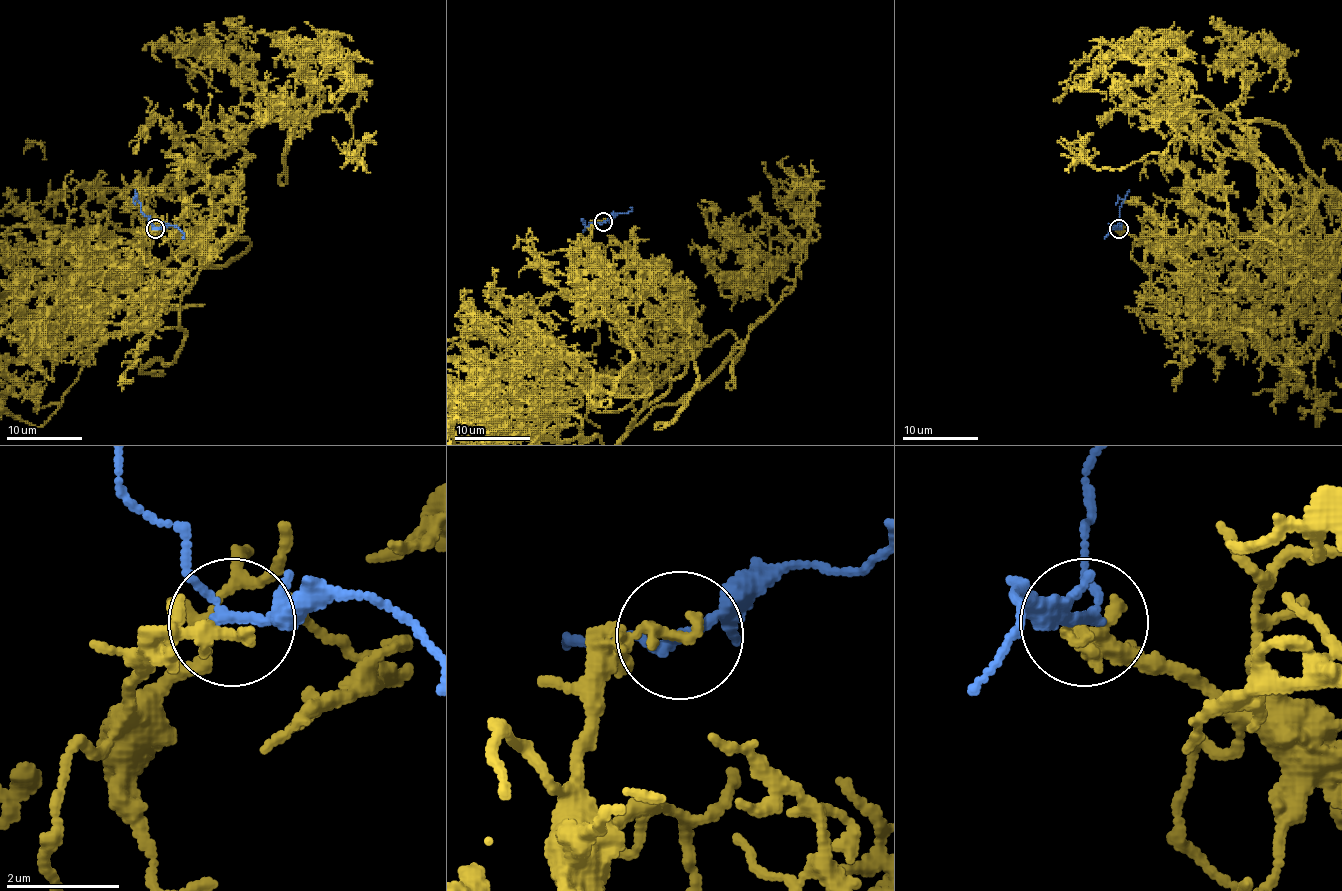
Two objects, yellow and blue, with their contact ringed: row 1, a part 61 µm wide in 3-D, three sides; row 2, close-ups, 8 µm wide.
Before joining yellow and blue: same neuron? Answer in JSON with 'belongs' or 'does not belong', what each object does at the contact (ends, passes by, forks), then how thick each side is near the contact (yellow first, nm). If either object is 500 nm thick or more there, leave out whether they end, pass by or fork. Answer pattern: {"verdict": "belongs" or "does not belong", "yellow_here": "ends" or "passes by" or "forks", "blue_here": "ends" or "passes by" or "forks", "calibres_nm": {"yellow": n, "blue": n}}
{"verdict": "does not belong", "yellow_here": "ends", "blue_here": "passes by", "calibres_nm": {"yellow": 240, "blue": 170}}

